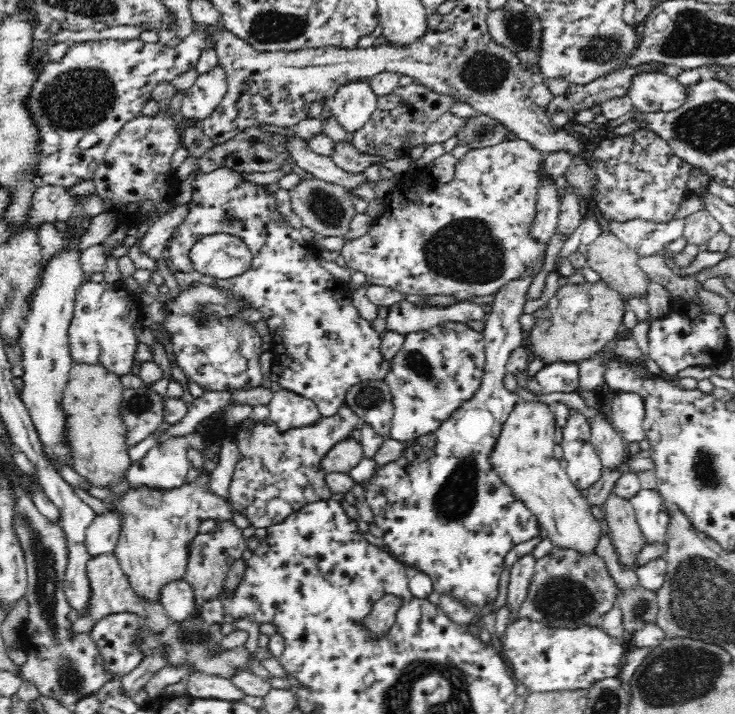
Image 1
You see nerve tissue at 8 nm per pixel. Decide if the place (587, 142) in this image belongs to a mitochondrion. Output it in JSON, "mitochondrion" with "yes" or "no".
{"mitochondrion":"no"}

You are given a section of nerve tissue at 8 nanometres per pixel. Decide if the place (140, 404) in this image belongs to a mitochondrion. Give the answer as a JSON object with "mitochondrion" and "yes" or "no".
{"mitochondrion":"yes"}

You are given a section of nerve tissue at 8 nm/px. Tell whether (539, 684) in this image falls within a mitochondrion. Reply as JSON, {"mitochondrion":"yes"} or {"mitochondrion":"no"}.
{"mitochondrion":"no"}

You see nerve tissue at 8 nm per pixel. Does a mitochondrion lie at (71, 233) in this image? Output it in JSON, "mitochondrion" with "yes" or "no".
{"mitochondrion":"no"}

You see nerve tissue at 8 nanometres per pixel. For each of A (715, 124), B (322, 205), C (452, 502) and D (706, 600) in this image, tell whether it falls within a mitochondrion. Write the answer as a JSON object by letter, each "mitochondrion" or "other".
{"A":"mitochondrion","B":"mitochondrion","C":"mitochondrion","D":"mitochondrion"}

